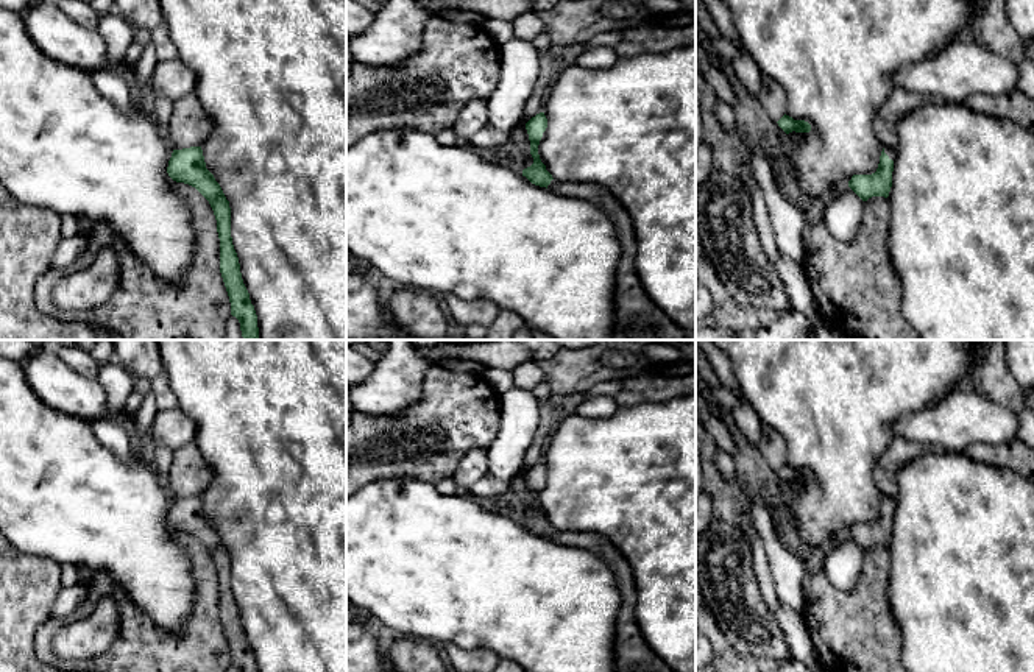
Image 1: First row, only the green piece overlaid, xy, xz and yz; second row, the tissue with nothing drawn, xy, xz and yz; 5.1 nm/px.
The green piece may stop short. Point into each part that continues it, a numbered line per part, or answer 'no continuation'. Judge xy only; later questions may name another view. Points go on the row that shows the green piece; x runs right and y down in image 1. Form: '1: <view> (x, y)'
no continuation

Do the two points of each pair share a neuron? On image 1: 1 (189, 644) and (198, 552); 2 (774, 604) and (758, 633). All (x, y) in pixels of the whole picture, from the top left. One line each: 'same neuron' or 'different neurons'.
1: same neuron
2: different neurons

